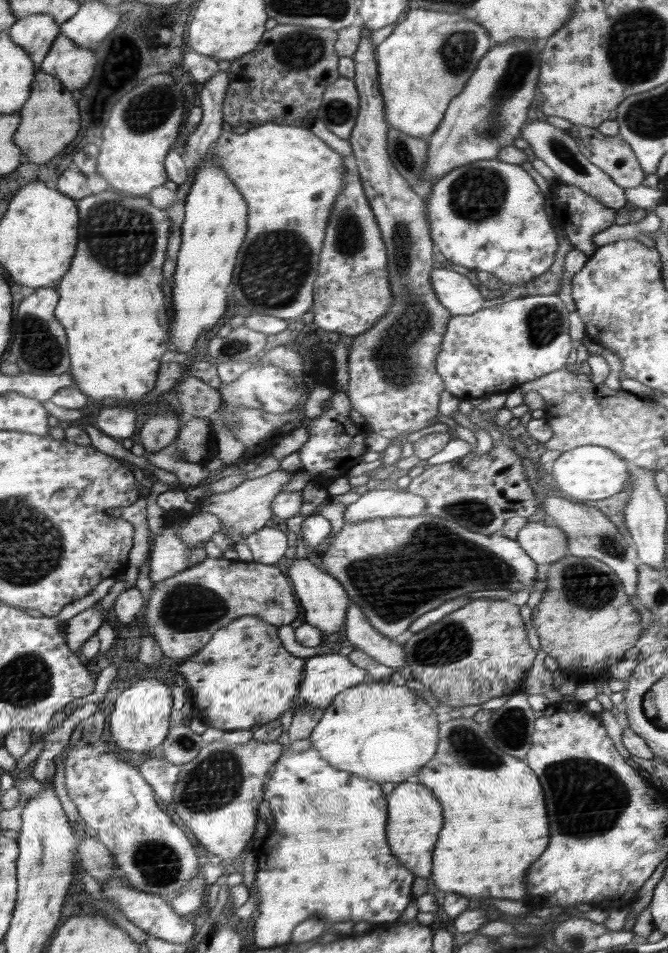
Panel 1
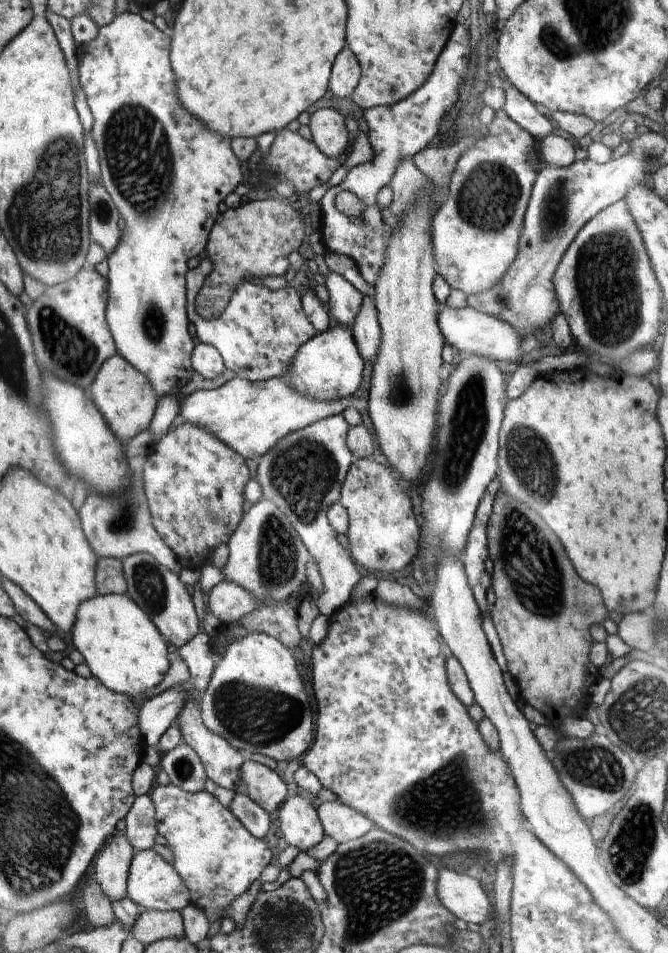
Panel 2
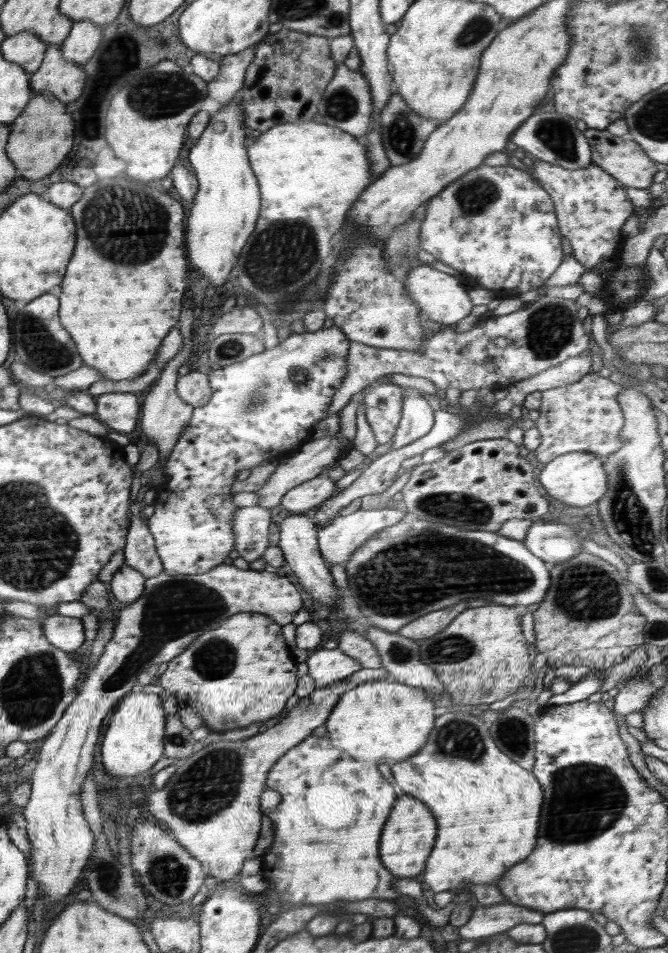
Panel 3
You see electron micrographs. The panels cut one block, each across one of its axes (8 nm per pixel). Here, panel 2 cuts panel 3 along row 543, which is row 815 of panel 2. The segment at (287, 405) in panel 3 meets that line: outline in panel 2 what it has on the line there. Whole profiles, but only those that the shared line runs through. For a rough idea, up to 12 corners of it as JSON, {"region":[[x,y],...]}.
{"region":[[207,791],[150,798],[192,904],[209,922],[272,860]]}

